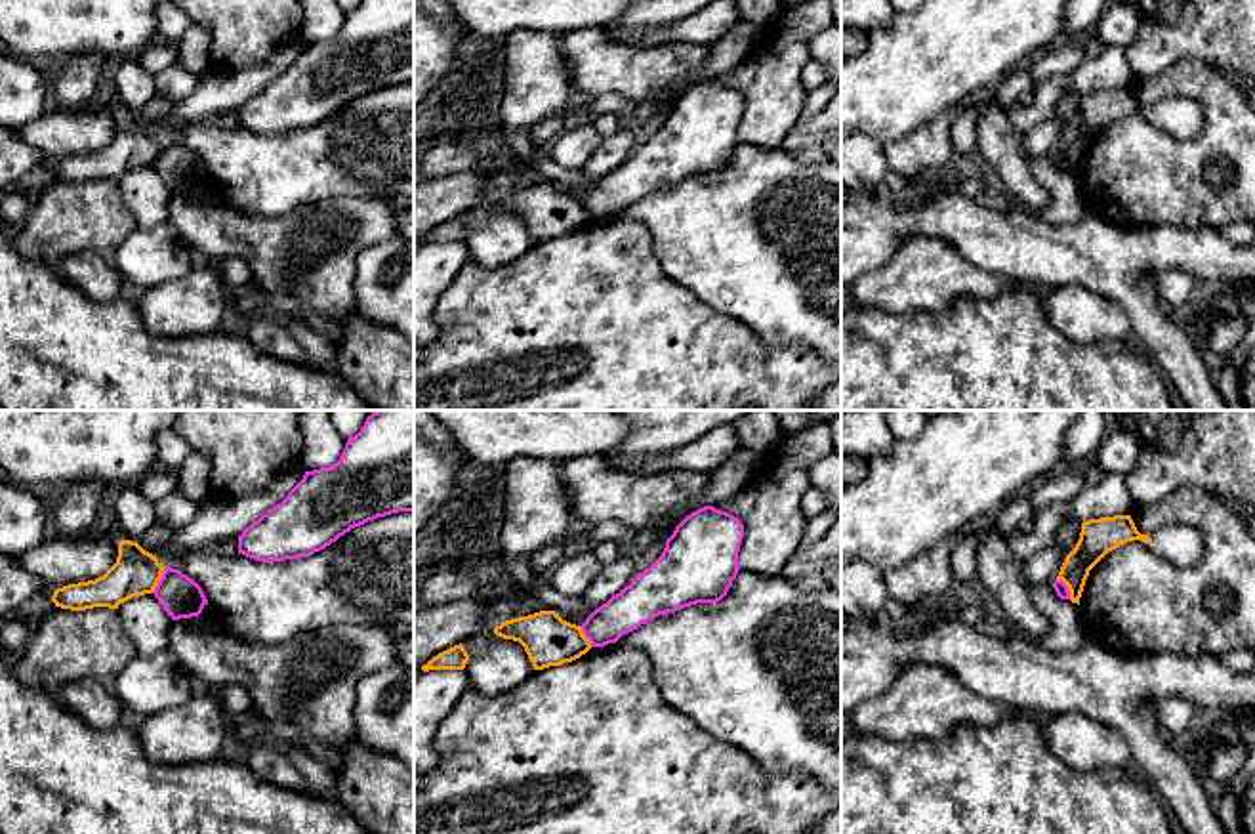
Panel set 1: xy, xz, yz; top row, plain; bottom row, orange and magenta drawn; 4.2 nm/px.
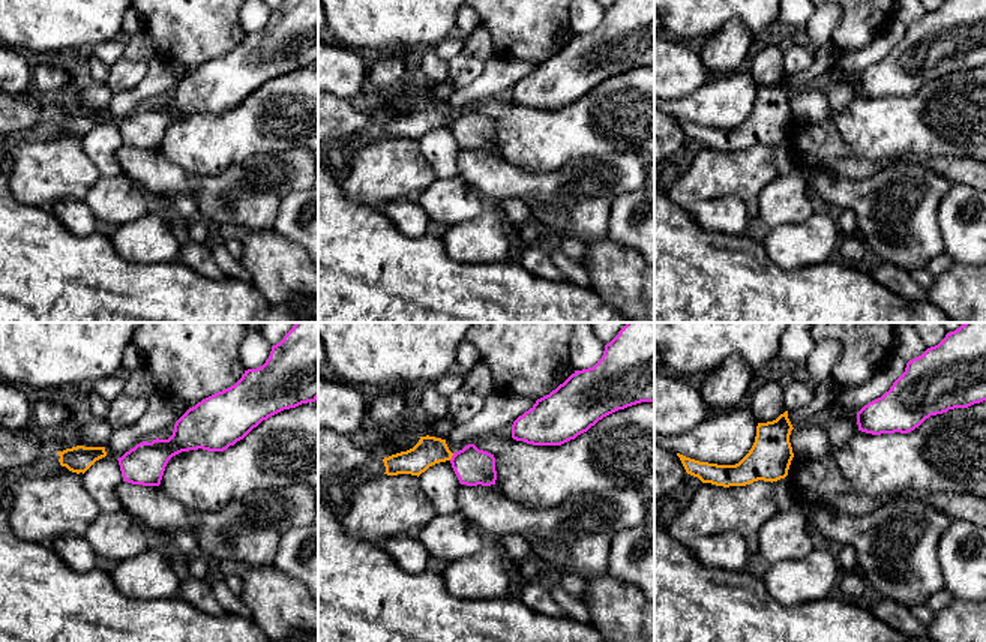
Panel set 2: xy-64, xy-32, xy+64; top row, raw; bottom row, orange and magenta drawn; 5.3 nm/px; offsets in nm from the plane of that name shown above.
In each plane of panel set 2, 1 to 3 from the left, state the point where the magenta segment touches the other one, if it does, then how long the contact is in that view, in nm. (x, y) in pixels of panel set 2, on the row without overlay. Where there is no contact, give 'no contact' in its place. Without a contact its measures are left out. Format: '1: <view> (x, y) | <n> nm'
1: no contact
2: xy-32 (452, 119) | 50 nm
3: no contact

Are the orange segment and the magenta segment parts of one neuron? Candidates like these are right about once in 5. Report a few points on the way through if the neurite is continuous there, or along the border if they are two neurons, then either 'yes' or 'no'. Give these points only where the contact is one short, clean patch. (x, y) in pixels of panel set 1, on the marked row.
border along yz (1057, 579), (1067, 586), (1072, 600); no

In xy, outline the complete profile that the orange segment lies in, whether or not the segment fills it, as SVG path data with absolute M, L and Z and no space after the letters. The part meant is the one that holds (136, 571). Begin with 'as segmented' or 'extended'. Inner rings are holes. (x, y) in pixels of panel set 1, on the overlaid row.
as segmented; M120 540L116 563L103 576L57 588L51 601L71 611L118 609L135 595L153 594L162 573L164 567L156 555L145 552L137 542Z

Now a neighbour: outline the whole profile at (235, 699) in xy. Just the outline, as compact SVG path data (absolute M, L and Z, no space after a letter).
M229 683L229 685L221 687L219 702L231 721L244 718L252 710L250 693L238 683Z

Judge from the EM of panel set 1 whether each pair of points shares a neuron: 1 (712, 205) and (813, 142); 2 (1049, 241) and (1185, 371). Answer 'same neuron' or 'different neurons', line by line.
1: different neurons
2: same neuron

